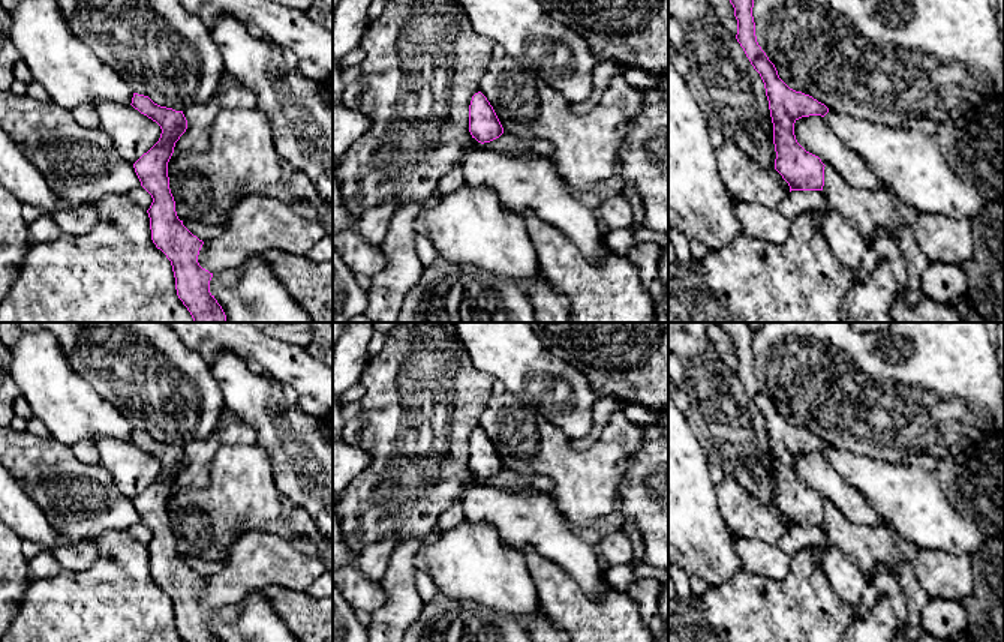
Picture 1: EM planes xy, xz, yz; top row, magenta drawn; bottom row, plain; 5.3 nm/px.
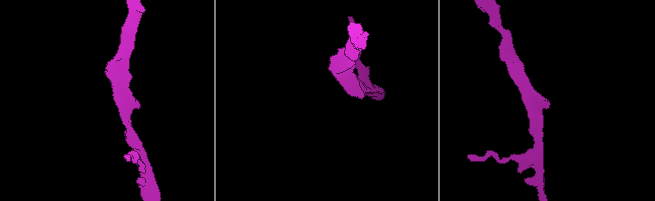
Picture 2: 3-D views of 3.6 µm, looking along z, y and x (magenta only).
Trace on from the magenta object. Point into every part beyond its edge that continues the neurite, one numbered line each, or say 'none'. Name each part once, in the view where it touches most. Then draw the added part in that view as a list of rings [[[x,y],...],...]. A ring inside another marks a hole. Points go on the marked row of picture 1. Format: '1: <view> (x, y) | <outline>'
none

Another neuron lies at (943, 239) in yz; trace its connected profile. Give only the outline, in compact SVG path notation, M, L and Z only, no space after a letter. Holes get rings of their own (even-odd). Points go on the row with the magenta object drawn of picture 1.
M919 213L914 236L929 261L962 266L973 258L974 234L971 219L938 213Z

